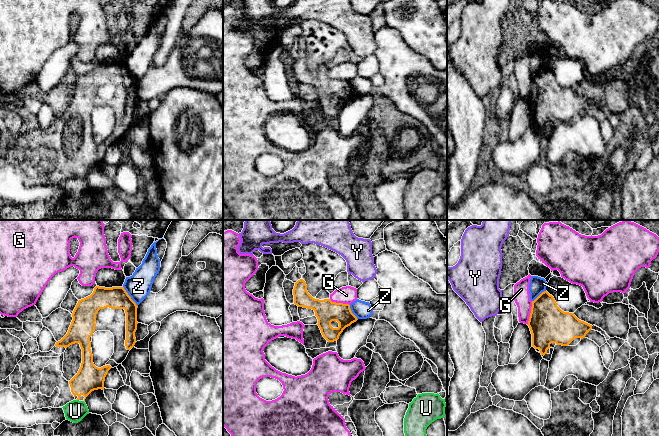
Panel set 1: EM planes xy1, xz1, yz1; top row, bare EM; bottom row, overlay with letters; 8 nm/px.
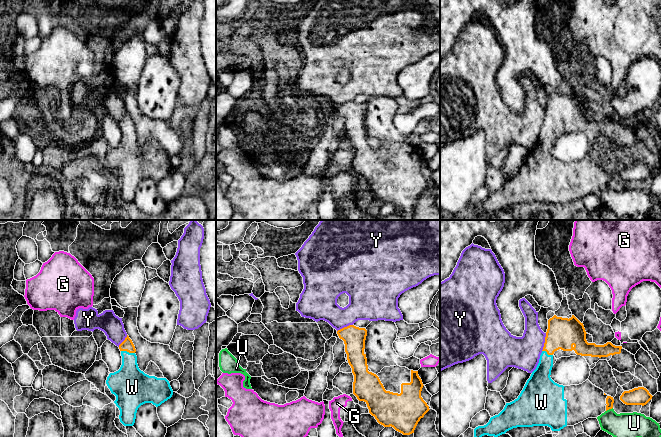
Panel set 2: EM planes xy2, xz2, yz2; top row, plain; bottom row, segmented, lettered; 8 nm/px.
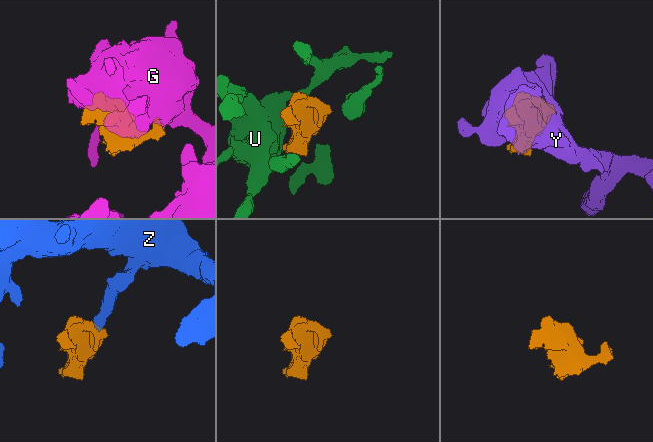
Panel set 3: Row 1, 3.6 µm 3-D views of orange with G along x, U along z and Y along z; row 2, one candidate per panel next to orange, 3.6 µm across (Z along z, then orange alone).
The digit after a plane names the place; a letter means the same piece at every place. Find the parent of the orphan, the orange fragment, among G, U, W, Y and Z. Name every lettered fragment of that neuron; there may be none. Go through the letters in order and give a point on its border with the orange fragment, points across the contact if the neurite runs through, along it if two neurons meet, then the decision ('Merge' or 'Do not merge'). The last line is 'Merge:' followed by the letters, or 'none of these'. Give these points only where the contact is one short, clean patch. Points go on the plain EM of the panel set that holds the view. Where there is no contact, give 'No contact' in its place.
G: Touches orange at yz1 (530, 89). Boundary: yz1 (532, 77), (527, 100). Do not merge
U: Touches orange at yz2 (609, 184). Boundary: yz2 (612, 183), (606, 187). Do not merge
W: Touches orange at xy2 (128, 127). Path across: xy2 (127, 121), (128, 127), (129, 158). Merge
Y: Touches orange at yz2 (545, 118). Boundary: yz2 (546, 109), (544, 122), (541, 126). Do not merge
Z: Touches orange at xy1 (129, 72). Boundary: xy1 (123, 62), (137, 82). Do not merge
Merge: W

